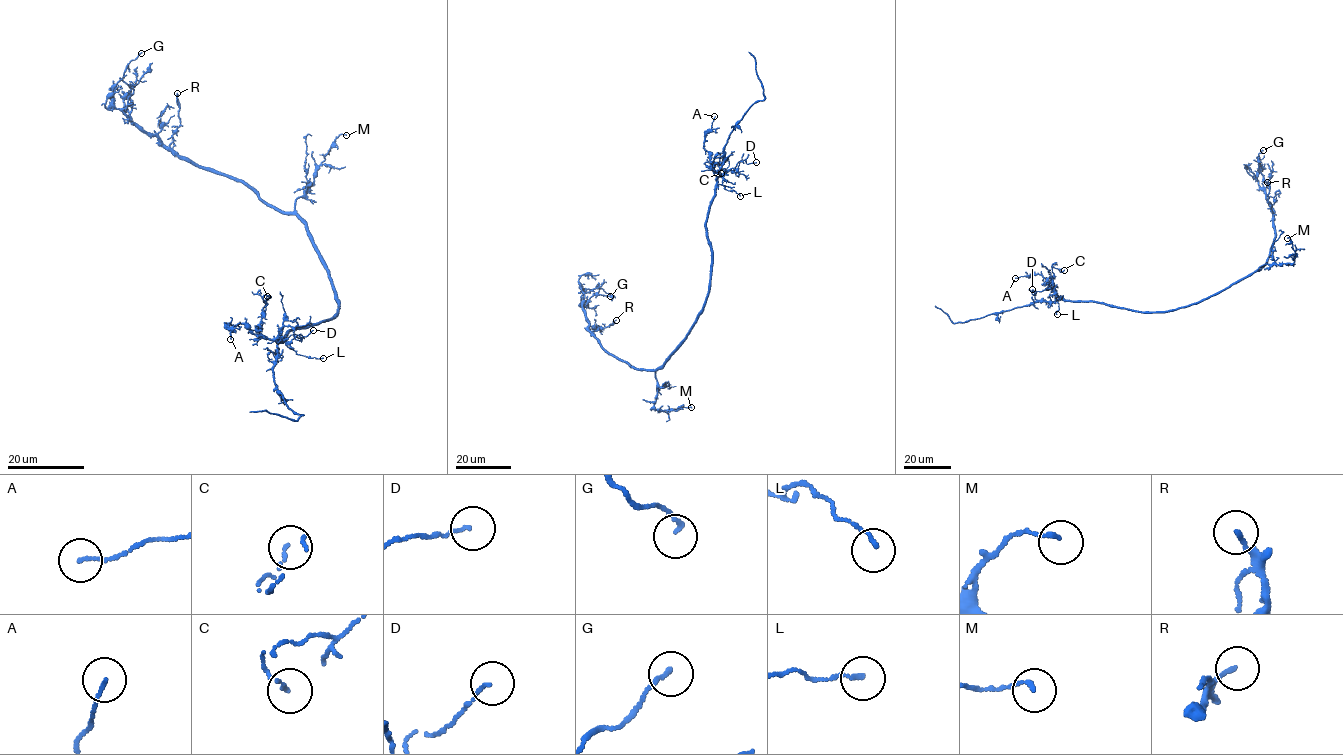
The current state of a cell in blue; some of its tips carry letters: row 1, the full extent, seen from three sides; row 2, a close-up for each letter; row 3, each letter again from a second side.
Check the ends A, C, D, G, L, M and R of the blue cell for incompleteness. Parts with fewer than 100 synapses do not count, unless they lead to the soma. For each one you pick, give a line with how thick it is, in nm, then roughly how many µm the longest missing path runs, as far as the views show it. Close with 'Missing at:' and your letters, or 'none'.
Missing at: none

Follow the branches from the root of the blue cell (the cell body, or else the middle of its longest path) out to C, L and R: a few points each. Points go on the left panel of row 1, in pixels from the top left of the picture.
C: (335, 300), (333, 317), (292, 329), (277, 342), (258, 332), (267, 296)
L: (335, 300), (333, 317), (292, 329), (284, 340), (277, 339), (280, 336), (297, 354), (323, 358)
R: (335, 300), (330, 274), (295, 215), (266, 206), (241, 182), (197, 166), (170, 147), (180, 124), (177, 93)

